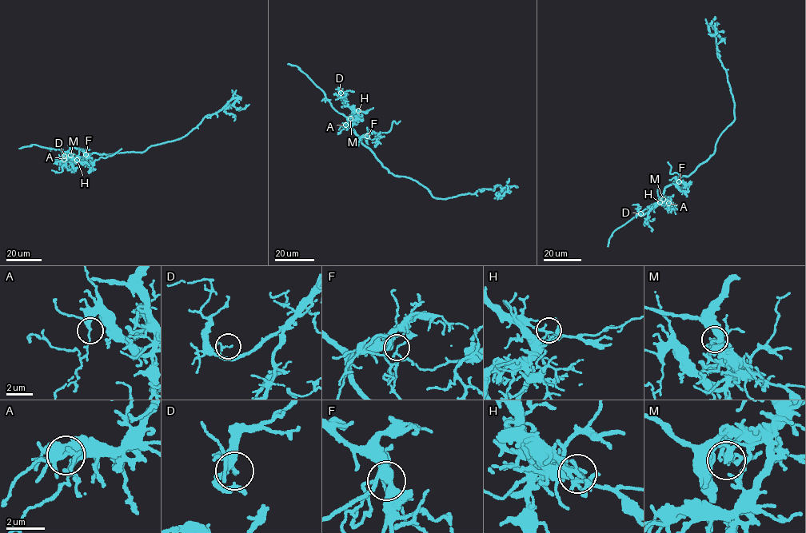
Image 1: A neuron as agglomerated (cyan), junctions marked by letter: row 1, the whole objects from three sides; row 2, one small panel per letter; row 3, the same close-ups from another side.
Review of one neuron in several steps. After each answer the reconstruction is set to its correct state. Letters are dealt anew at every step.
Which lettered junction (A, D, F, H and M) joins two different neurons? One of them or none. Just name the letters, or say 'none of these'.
F

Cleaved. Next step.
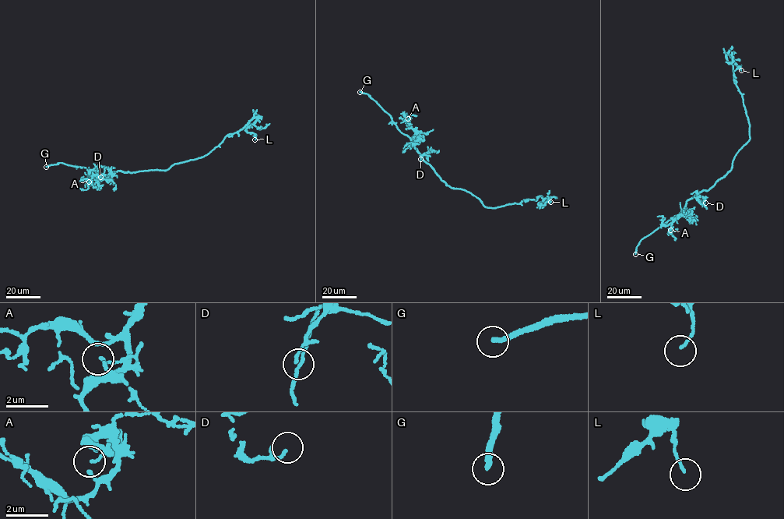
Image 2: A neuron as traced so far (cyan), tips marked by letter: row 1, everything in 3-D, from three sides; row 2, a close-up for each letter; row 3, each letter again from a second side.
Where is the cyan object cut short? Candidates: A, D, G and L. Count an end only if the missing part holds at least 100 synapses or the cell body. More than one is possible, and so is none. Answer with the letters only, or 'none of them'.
G

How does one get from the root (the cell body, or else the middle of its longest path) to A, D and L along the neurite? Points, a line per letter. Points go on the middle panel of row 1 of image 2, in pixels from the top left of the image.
A: (469, 192), (446, 185), (423, 159), (413, 144), (412, 138), (417, 134), (411, 128), (410, 119), (408, 118)
D: (469, 192), (446, 185), (423, 160), (422, 155), (427, 152), (420, 159)
L: (469, 192), (488, 207), (519, 203), (527, 199), (536, 200), (540, 196), (543, 199), (538, 204), (550, 202)

